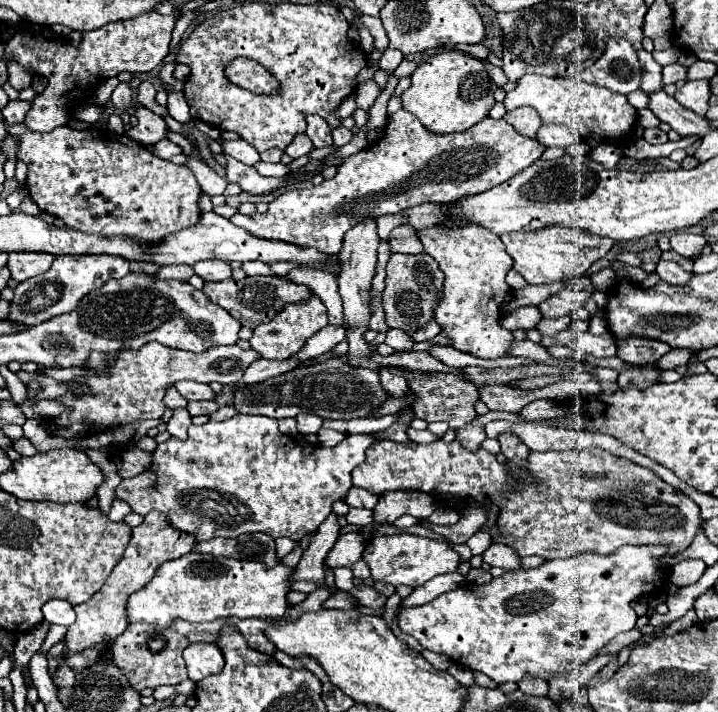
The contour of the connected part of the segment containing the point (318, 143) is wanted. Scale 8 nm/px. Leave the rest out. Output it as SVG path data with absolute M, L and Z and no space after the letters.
M307 115L307 137L313 141L315 147L329 147L329 145L333 145L331 127L319 115Z

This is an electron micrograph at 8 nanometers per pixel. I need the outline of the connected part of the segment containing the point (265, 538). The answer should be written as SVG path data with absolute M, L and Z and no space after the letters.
M251 533L251 535L241 535L237 539L201 541L195 543L195 551L233 557L233 559L259 561L267 567L275 567L279 563L279 557L275 553L275 539L269 537L267 533Z

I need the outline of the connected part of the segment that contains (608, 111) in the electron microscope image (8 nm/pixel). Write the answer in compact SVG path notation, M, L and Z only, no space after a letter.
M523 75L517 87L505 97L507 109L517 109L523 105L535 107L545 125L565 125L577 131L579 139L587 145L635 143L633 129L637 125L637 109L629 105L625 95L613 93L605 87L585 83L577 77L547 77L547 75Z

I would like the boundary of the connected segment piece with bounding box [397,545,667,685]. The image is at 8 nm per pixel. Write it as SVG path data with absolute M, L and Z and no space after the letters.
M627 547L625 549L619 549L617 553L611 553L611 555L597 555L597 553L581 553L581 555L575 555L575 557L569 557L569 559L553 559L553 561L545 561L543 565L535 567L535 569L513 569L513 571L507 571L505 575L501 577L493 577L489 583L485 585L475 585L475 583L465 583L453 591L447 591L439 597L435 597L433 601L425 603L425 605L419 605L419 607L401 607L397 611L397 623L401 627L403 633L407 635L413 635L425 649L429 651L435 651L435 653L445 653L449 659L453 659L455 663L463 665L463 667L469 667L471 671L481 671L485 673L487 677L491 677L497 685L503 685L503 683L519 683L523 677L539 677L539 679L545 679L549 681L551 677L555 675L561 675L561 673L567 673L573 669L573 665L577 663L587 663L591 661L593 657L597 657L597 653L621 631L627 631L627 629L633 629L635 627L635 621L637 621L637 615L635 611L631 609L631 601L635 601L637 597L643 595L649 595L653 593L655 588L662 585L664 587L667 582L667 573L661 571L661 567L657 565L657 557L663 557L667 555L665 549L661 547Z

